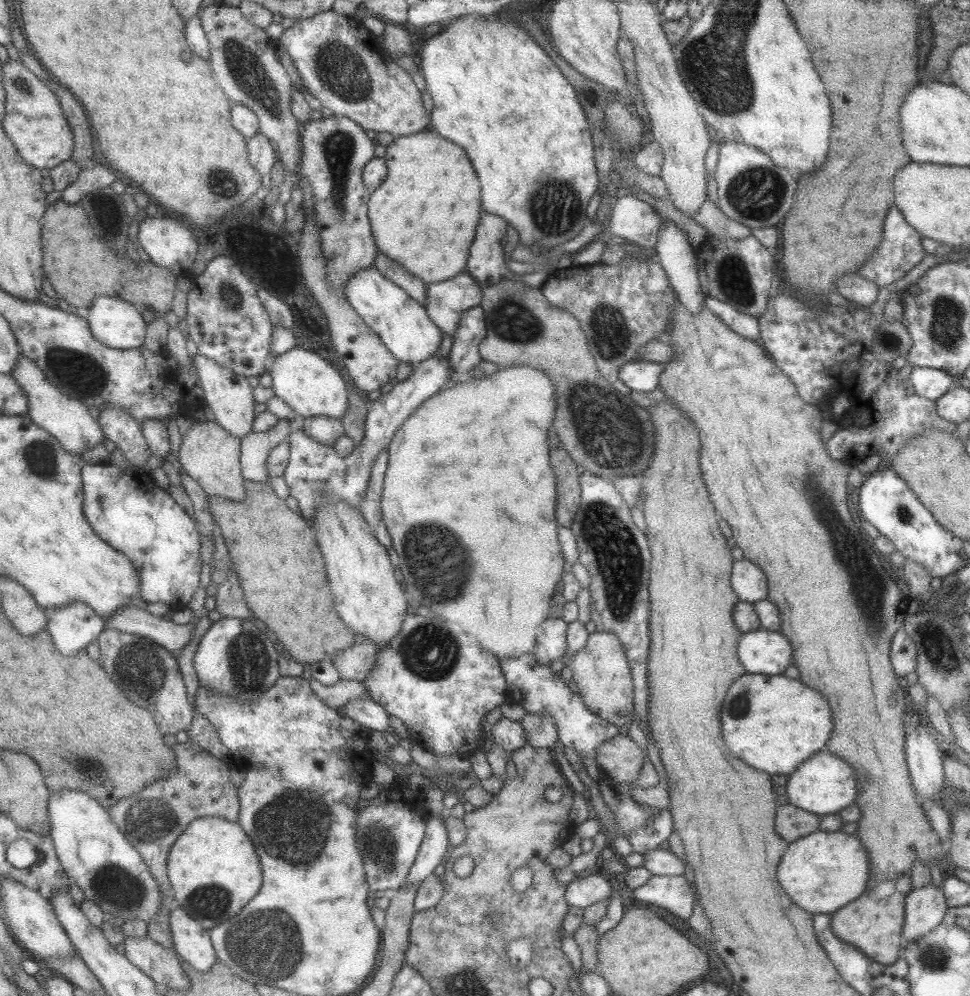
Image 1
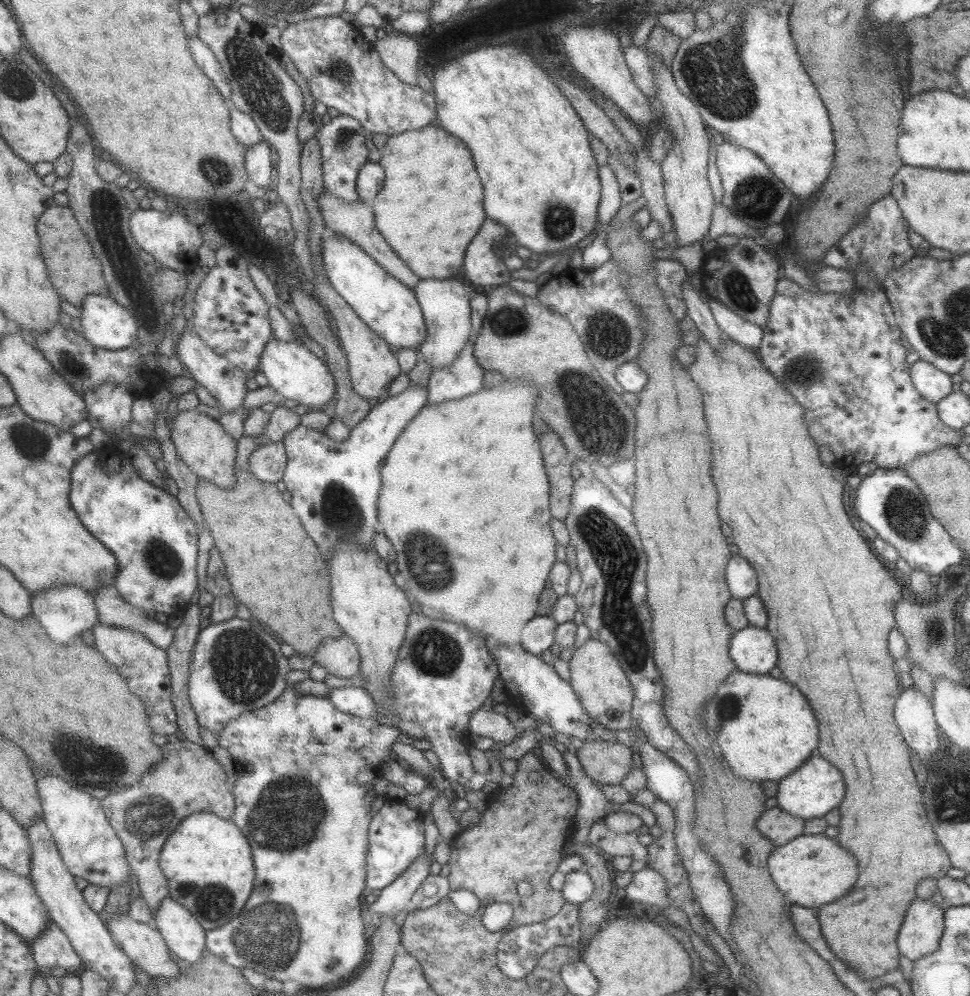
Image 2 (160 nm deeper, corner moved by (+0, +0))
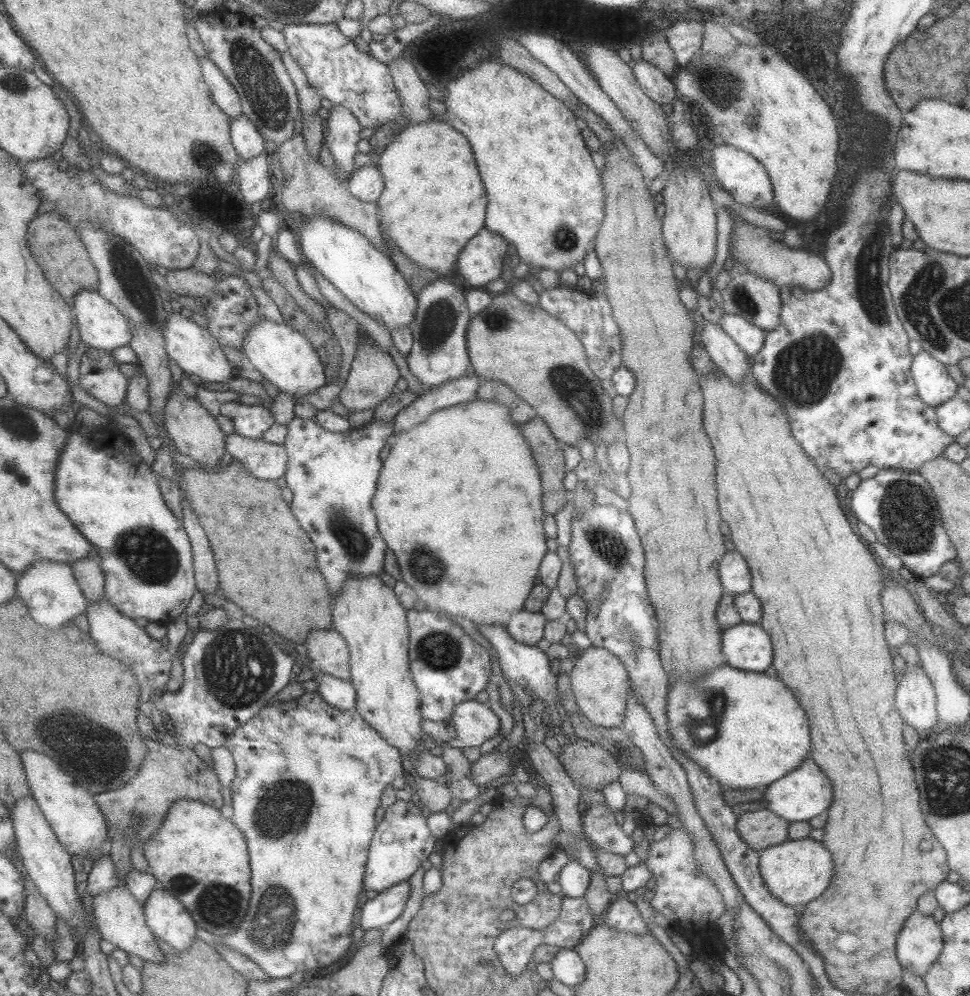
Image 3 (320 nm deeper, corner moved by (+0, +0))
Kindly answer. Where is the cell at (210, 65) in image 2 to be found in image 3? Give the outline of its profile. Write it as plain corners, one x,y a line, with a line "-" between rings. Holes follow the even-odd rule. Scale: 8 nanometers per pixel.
207,57
199,58
199,62
203,80
208,86
213,102
230,118
230,121
237,118
242,114
242,108
231,83

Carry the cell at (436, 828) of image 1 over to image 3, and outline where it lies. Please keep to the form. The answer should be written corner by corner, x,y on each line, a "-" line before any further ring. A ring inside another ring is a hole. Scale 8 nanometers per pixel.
404,880
367,899
359,914
358,925
361,930
384,929
401,914
408,896
409,884

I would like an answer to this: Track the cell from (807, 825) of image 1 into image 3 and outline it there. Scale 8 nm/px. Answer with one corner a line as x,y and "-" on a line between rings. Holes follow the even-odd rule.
747,810
736,817
736,831
741,840
753,850
779,844
787,840
789,822
770,810

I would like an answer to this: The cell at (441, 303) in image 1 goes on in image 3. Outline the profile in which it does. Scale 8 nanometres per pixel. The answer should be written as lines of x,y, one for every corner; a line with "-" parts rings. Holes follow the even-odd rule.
436,279
428,283
416,296
417,310
411,320
412,345
406,356
409,372
424,389
459,379
471,370
465,331
471,320
463,292
451,284

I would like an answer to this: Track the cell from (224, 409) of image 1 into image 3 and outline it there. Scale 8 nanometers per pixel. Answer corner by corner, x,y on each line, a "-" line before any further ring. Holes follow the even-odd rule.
171,312
167,316
167,324
162,327
164,336
164,349
170,360
179,368
189,374
195,374
201,381
207,383
223,383
237,377
237,369
227,361
220,344
214,336
204,327
197,326
190,318
184,318
177,312

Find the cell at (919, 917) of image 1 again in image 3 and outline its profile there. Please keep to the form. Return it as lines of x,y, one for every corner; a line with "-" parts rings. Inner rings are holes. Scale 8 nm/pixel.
912,912
897,935
895,954
901,968
920,977
942,949
942,932
931,916

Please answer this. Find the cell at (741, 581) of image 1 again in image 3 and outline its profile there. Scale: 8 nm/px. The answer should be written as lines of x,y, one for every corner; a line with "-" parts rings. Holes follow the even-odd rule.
725,551
718,562
718,577
725,593
740,595
751,590
751,575
739,552

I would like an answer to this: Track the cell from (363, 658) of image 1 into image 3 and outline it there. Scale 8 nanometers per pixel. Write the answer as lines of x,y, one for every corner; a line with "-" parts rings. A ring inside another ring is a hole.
333,628
310,630
302,649
321,672
349,680
349,653
344,638

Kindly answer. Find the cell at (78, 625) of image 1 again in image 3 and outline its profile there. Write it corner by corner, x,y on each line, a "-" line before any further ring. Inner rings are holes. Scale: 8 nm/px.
39,559
33,566
18,572
17,577
19,598
29,609
31,616
35,616
35,620
39,620
39,624
43,626
61,627
86,611
88,602
67,563

